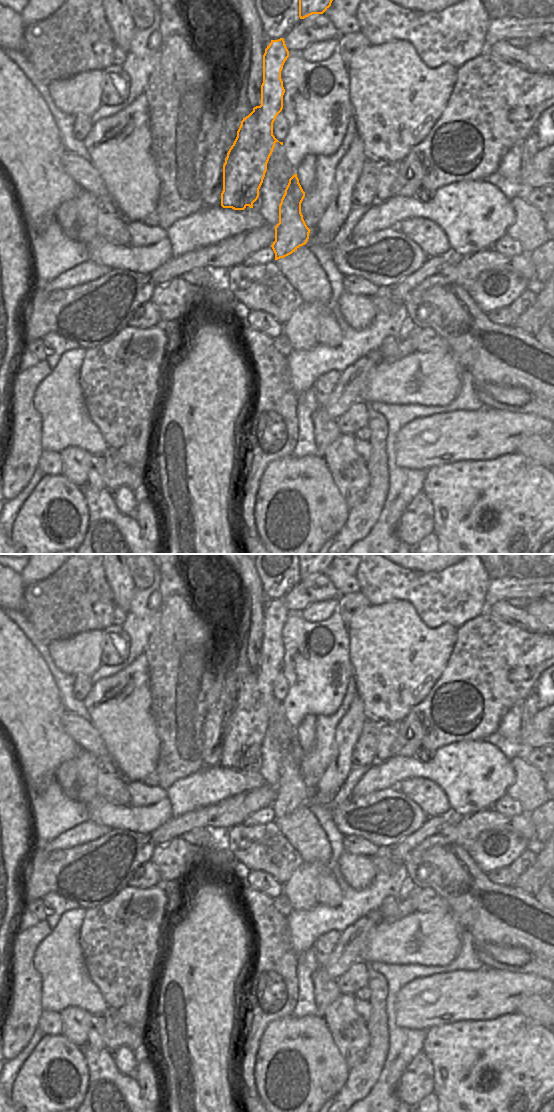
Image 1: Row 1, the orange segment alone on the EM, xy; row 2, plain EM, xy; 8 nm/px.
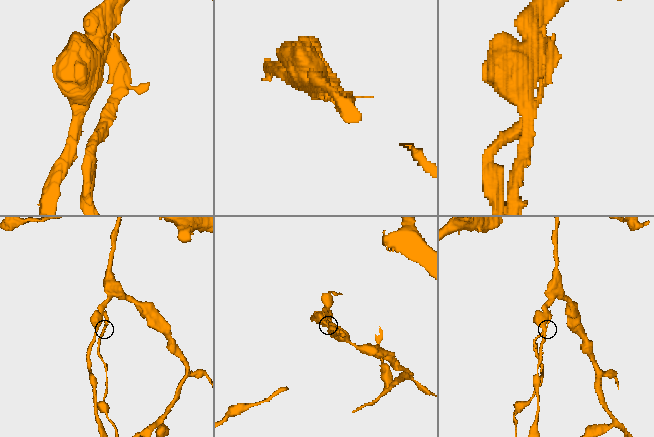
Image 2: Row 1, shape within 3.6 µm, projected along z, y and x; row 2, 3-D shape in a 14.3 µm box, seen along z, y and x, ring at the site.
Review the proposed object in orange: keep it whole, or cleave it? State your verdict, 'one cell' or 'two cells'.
two cells

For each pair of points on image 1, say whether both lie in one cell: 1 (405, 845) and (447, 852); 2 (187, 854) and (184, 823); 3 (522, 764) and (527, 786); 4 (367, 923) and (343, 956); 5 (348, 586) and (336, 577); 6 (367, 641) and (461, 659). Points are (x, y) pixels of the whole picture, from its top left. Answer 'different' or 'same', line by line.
1: different
2: different
3: same
4: same
5: same
6: different

